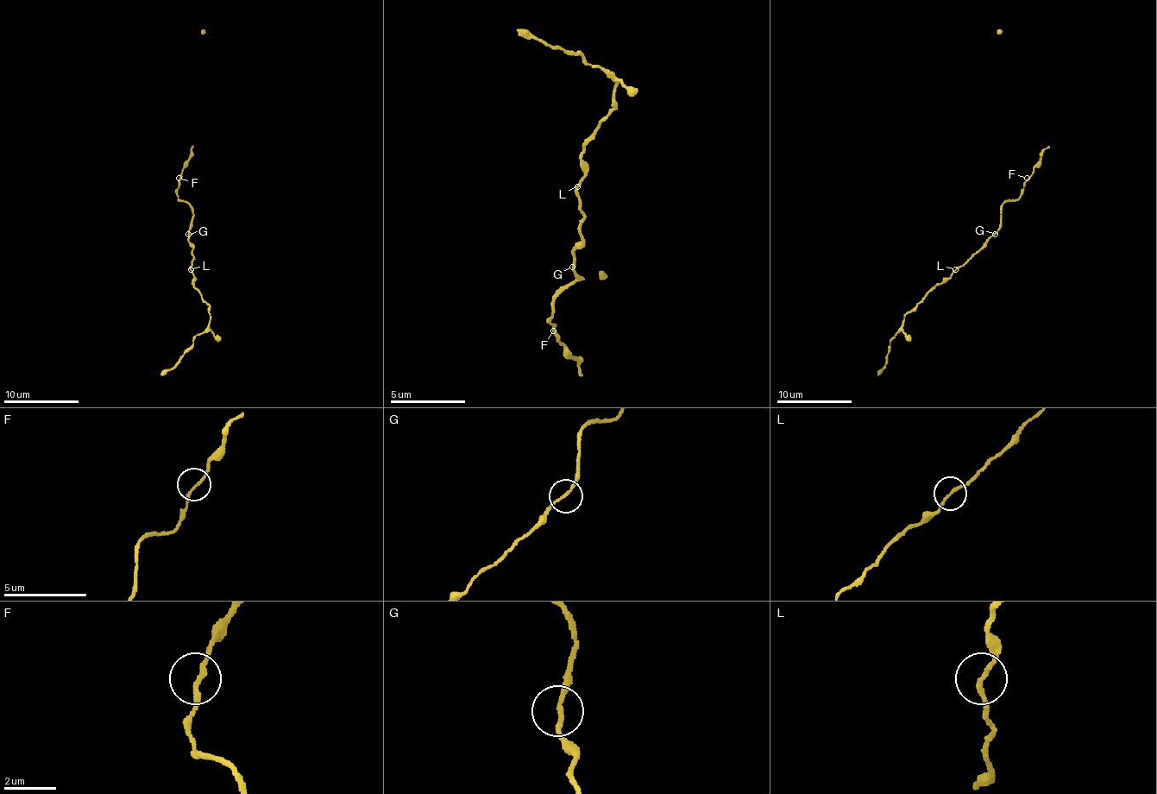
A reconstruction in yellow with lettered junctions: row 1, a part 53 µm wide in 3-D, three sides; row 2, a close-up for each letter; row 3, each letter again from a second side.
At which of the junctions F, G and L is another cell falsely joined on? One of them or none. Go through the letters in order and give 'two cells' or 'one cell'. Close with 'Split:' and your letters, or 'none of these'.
F: one cell
G: one cell
L: one cell
Split: none of these

